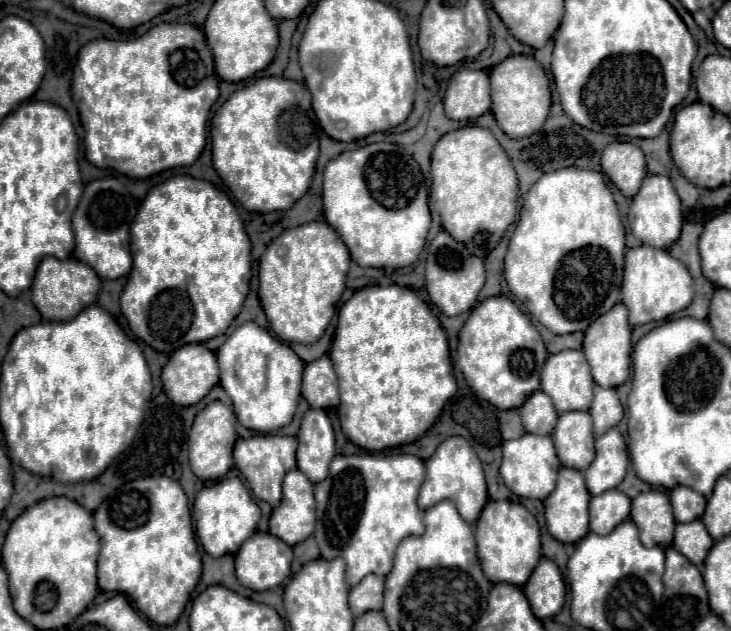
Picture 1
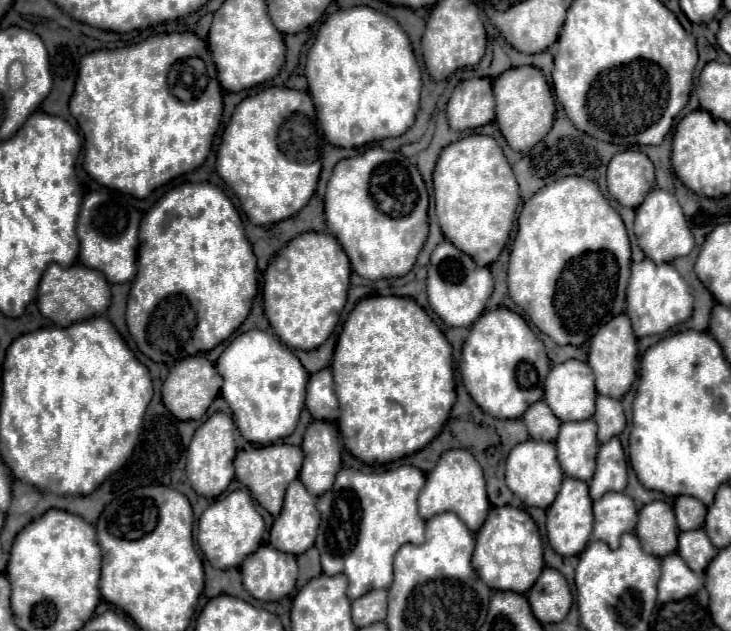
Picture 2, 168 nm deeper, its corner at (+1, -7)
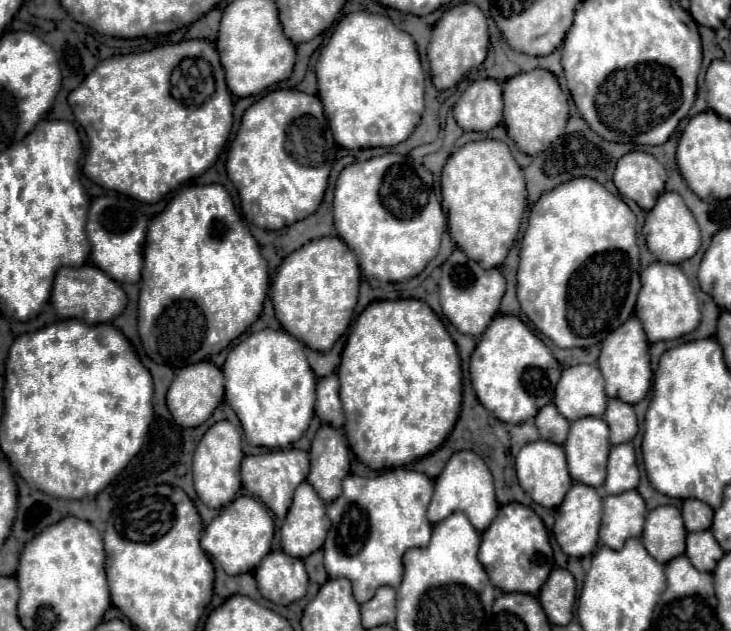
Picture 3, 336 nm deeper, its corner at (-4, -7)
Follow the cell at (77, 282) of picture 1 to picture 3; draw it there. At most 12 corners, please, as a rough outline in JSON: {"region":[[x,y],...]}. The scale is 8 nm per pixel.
{"region":[[91,264],[55,276],[61,318],[95,326],[127,306],[127,294]]}

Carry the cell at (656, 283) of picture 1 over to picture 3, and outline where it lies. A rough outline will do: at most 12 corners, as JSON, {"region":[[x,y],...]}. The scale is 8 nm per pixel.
{"region":[[677,264],[641,272],[635,314],[647,340],[699,326],[695,288]]}

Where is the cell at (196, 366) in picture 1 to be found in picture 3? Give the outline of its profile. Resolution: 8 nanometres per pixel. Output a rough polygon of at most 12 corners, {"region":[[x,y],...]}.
{"region":[[209,360],[181,368],[167,408],[183,428],[201,426],[223,400]]}

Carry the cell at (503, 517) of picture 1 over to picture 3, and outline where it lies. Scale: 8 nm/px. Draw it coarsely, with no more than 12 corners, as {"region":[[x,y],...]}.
{"region":[[519,502],[483,532],[495,588],[537,596],[555,568],[543,520]]}

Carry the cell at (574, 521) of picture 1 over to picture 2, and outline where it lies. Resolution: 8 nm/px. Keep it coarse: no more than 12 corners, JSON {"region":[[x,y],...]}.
{"region":[[566,476],[548,512],[550,546],[578,556],[592,532],[584,480]]}

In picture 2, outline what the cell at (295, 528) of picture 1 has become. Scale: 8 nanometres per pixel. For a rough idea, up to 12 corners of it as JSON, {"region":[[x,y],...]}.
{"region":[[300,480],[286,490],[270,546],[306,552],[316,538],[316,496]]}

